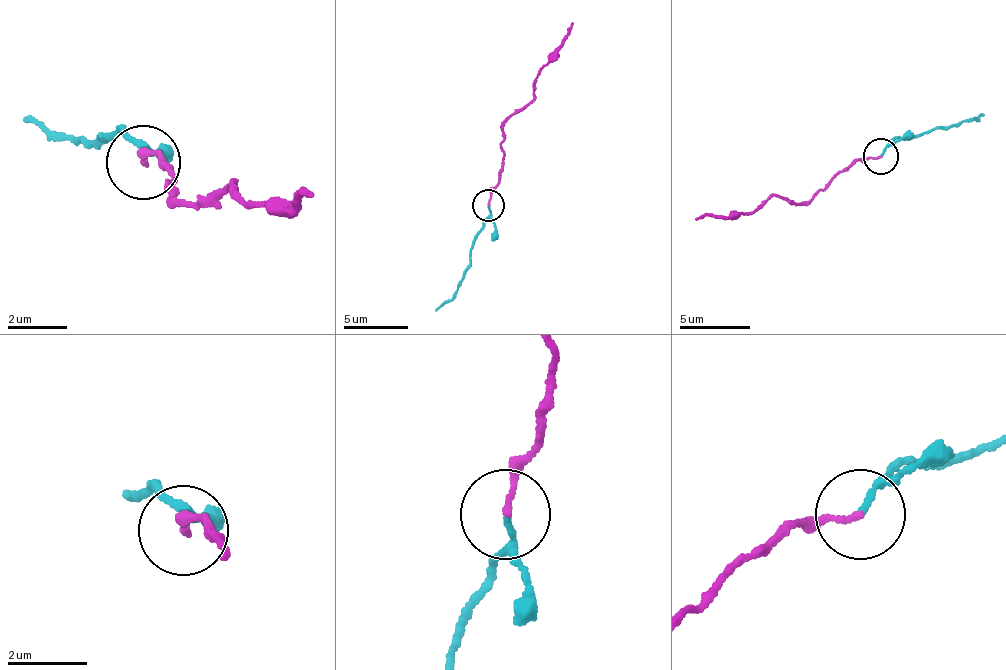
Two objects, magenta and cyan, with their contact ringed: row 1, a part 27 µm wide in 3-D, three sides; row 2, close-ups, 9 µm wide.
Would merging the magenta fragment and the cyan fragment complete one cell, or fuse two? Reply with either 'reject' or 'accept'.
accept

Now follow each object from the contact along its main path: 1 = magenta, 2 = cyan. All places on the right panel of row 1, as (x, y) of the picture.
1: (879, 157), (868, 157), (798, 204), (777, 195), (746, 215), (740, 211), (696, 218)
2: (879, 157), (883, 147), (899, 137), (947, 129), (973, 116), (977, 121), (985, 114)

